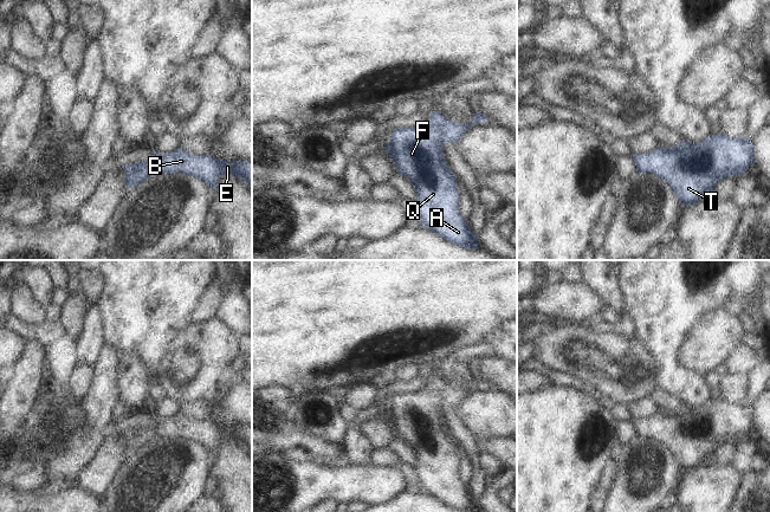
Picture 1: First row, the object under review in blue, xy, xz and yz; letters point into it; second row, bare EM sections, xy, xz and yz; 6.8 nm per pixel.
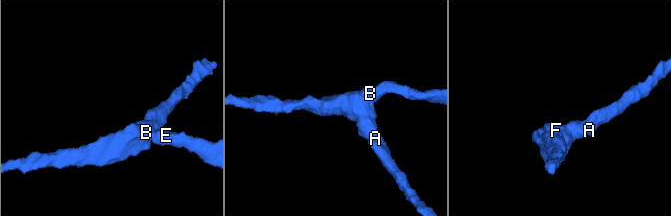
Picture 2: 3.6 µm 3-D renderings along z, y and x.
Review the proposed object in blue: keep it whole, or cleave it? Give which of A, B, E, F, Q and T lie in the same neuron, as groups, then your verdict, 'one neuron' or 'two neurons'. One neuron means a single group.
A B E F Q T | one neuron

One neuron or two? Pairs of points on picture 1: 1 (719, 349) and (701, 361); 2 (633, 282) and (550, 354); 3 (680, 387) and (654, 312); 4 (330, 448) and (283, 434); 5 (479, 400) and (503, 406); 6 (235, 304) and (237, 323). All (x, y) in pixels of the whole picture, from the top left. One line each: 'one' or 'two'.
1: one
2: two
3: one
4: one
5: one
6: one

